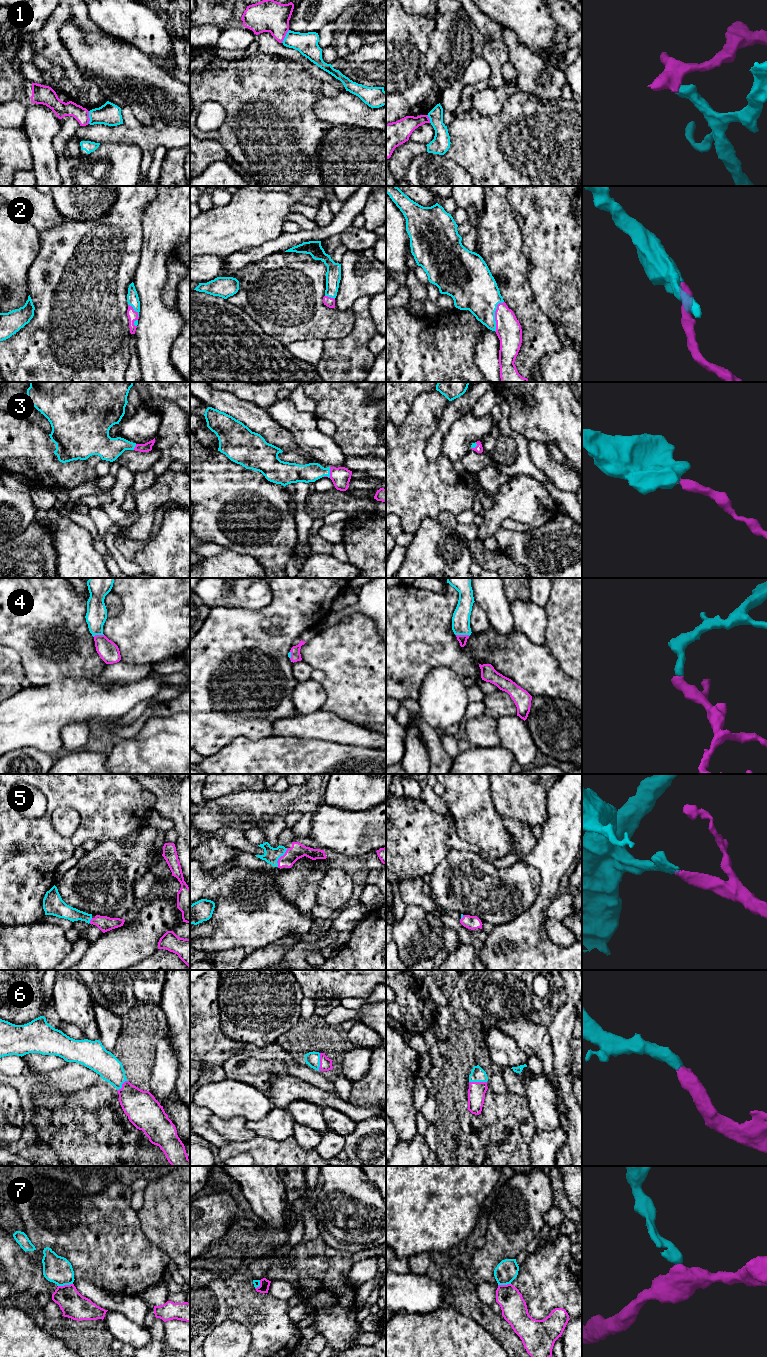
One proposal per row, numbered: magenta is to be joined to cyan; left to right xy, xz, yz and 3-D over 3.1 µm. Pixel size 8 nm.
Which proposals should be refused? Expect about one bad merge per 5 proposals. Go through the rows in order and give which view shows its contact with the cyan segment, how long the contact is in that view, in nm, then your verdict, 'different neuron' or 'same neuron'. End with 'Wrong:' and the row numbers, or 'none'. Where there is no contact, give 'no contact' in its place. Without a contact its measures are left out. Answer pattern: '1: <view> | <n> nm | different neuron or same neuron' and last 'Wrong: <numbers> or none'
1: xy | 100 nm | different neuron
2: yz | 260 nm | same neuron
3: xz | 100 nm | same neuron
4: yz | 110 nm | same neuron
5: xz | 170 nm | same neuron
6: xz | 140 nm | same neuron
7: xy | 120 nm | different neuron
Wrong: 1, 7

